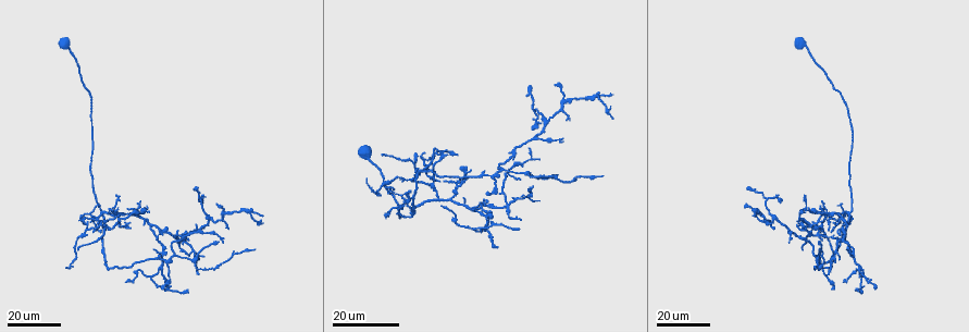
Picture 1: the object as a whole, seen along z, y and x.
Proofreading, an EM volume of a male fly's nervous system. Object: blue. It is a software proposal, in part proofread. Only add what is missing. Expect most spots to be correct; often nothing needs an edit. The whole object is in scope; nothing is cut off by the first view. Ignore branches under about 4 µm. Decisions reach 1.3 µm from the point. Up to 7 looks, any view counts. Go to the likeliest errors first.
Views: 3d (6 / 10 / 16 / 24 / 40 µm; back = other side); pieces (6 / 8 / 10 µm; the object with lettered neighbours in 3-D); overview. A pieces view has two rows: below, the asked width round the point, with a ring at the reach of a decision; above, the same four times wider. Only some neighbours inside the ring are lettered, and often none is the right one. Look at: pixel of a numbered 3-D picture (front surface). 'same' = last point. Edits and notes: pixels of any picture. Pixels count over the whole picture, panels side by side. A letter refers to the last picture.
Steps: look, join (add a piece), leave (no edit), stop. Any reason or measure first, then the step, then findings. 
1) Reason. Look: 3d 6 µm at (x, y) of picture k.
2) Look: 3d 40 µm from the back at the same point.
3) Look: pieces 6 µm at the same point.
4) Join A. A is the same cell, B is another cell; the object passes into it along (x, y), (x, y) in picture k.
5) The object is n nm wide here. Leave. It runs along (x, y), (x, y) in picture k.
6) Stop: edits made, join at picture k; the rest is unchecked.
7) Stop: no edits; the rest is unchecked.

Thin end. Look: 3d 16 µm at (855, 256) of picture 1.

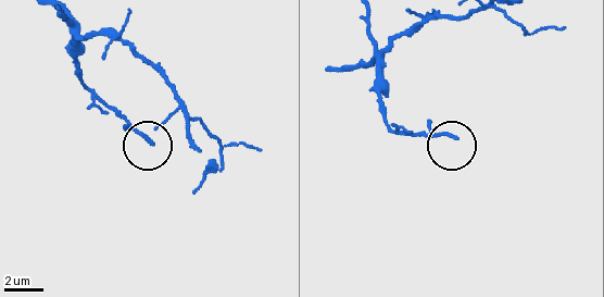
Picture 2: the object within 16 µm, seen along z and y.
Look: pieces 10 µm at (152, 139) of picture 2.

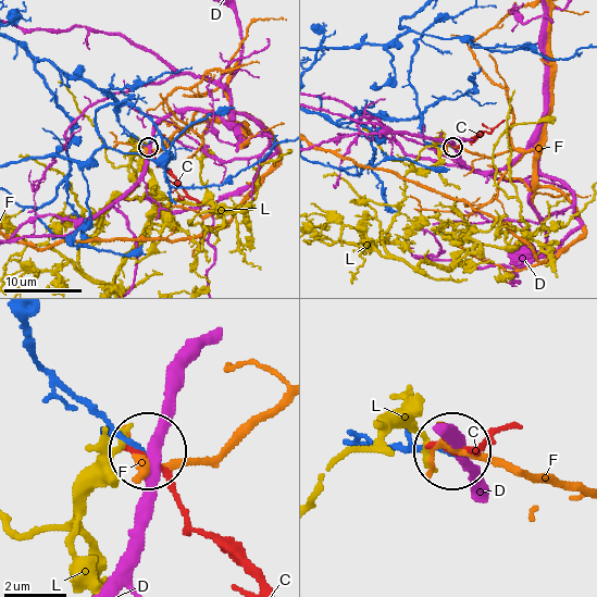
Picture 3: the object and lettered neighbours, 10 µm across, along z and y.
The object is 170 nm wide here. Leave. C, D, F and L are other cells; it runs along (22, 318), (40, 364), (147, 447) in picture 3; no lettered piece goes on from it.

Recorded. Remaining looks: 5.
Tapers out. Look: 3d 24 µm at (832, 229) of picture 1.

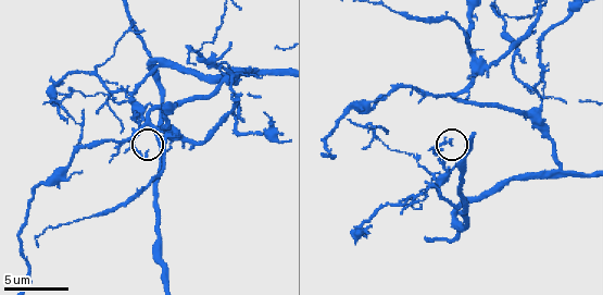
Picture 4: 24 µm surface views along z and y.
What lies round it. Look: pieces 6 µm at (146, 157) of picture 4.

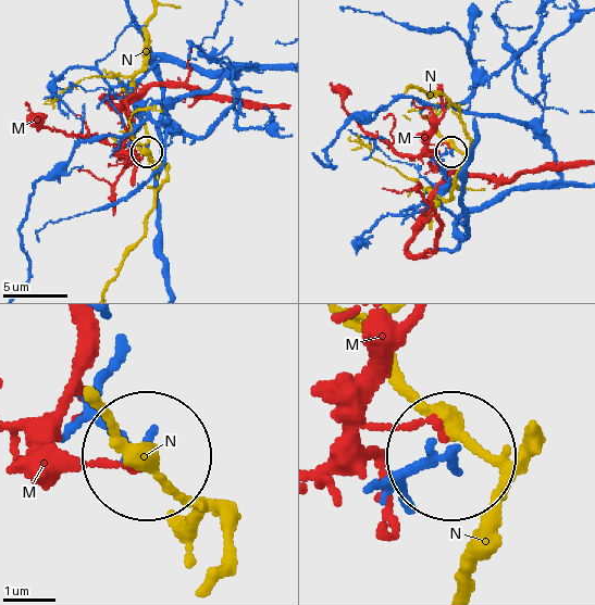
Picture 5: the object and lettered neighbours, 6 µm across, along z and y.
Leave. M and N are other cells; none of them fits.

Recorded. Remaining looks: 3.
Look: 3d 16 µm at (465, 198) of picture 1.

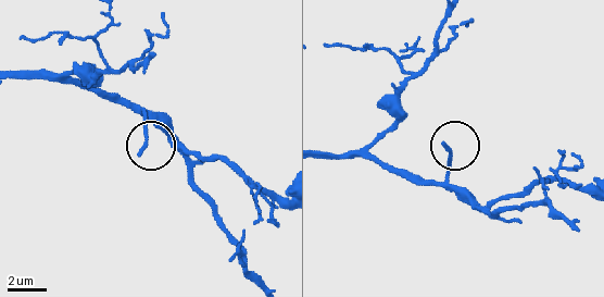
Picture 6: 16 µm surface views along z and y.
Look: pieces 8 µm at (446, 144) of picture 6.

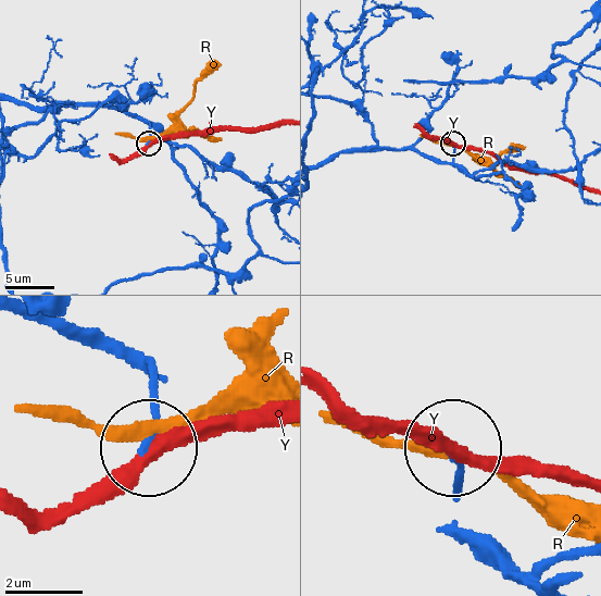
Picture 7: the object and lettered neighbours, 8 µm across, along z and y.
Leave. R and Y are other cells; it runs along (146, 361), (149, 449) in picture 7; no lettered piece goes on from it.

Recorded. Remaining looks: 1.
Branch stops here. Look: pieces 10 µm at (166, 104) of picture 4.

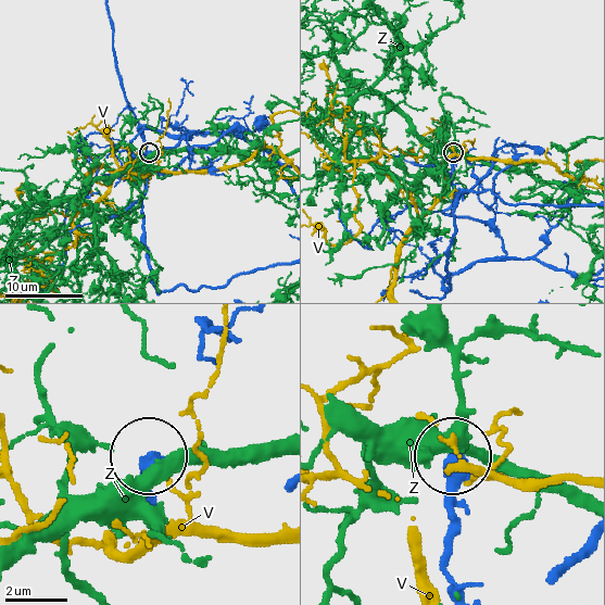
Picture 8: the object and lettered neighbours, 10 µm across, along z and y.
The object is 460 nm wide here. Leave. V and Z are other cells; no lettered piece goes on from it.

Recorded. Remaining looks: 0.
Stop: no edits; the rest is unchecked.

